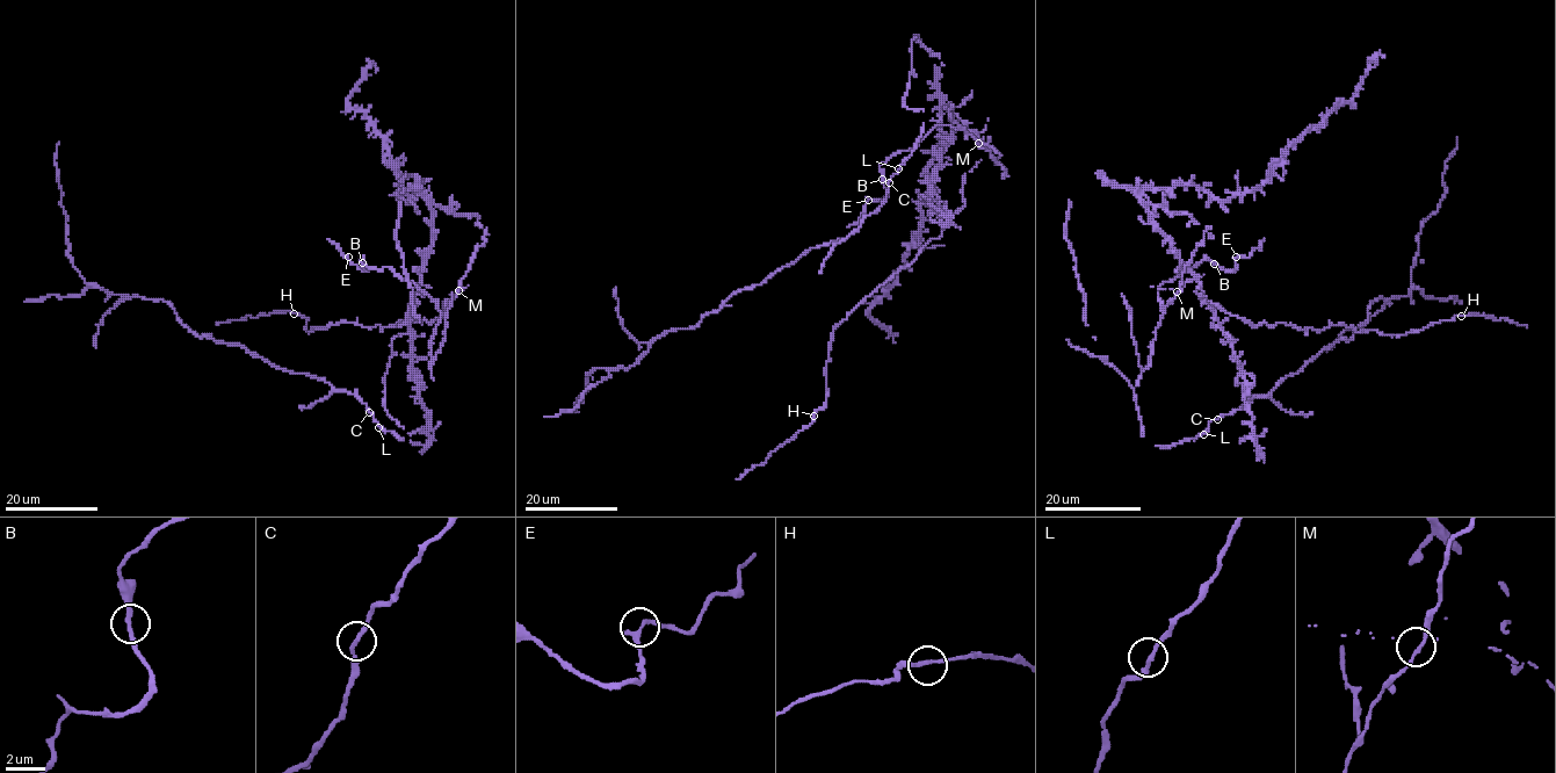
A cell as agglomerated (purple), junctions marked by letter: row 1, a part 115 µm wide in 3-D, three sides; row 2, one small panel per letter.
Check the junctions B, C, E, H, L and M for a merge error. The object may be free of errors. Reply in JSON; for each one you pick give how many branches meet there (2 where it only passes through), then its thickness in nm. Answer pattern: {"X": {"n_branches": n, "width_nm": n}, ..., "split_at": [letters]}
{"split_at": []}

